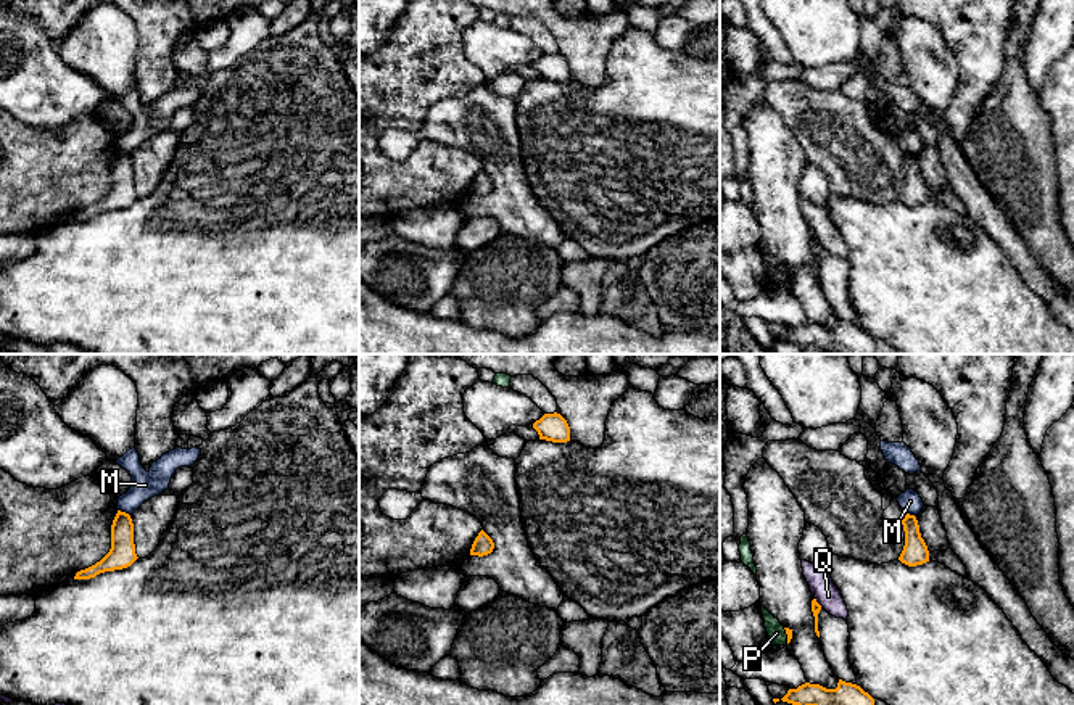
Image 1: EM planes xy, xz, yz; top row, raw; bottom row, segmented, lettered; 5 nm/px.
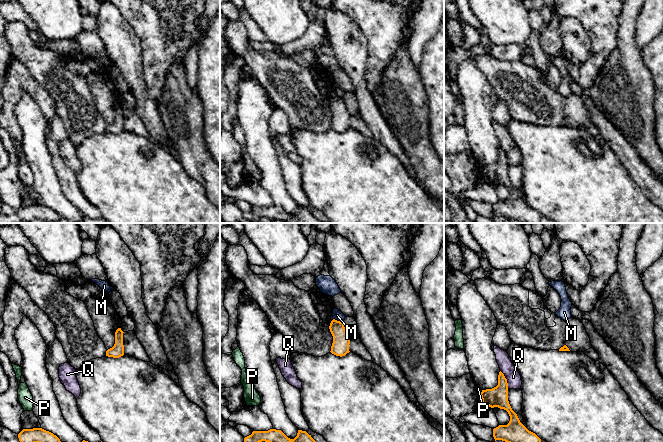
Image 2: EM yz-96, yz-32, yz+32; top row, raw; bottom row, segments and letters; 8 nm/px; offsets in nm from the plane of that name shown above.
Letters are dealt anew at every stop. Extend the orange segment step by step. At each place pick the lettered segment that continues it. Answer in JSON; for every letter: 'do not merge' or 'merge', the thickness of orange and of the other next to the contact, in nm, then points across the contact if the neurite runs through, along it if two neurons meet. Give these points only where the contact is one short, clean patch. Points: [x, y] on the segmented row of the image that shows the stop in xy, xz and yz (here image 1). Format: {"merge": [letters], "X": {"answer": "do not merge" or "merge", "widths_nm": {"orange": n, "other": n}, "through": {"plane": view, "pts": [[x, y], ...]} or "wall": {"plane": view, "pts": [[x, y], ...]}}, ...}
{"merge": [], "M": {"answer": "do not merge", "widths_nm": {"orange": 130, "other": 140}, "wall": {"plane": "xy", "pts": [[118, 509], [129, 515]]}}, "P": {"answer": "do not merge", "widths_nm": {"orange": 30, "other": 90}, "wall": {"plane": "yz", "pts": [[783, 628], [788, 643]]}}, "Q": {"answer": "do not merge", "widths_nm": {"orange": 50, "other": 120}}}

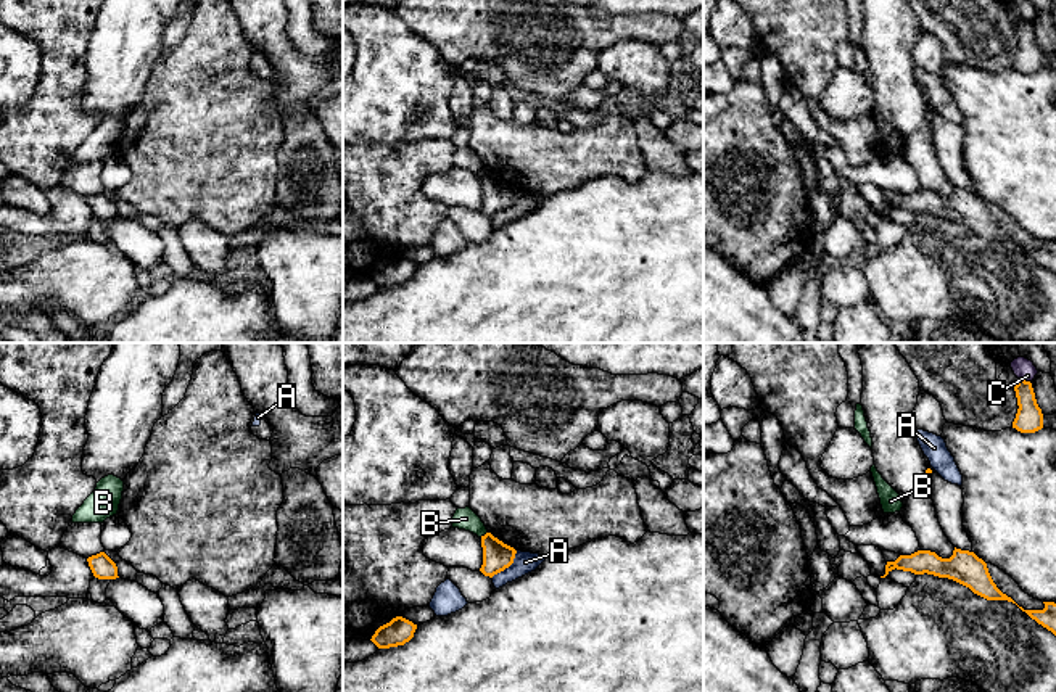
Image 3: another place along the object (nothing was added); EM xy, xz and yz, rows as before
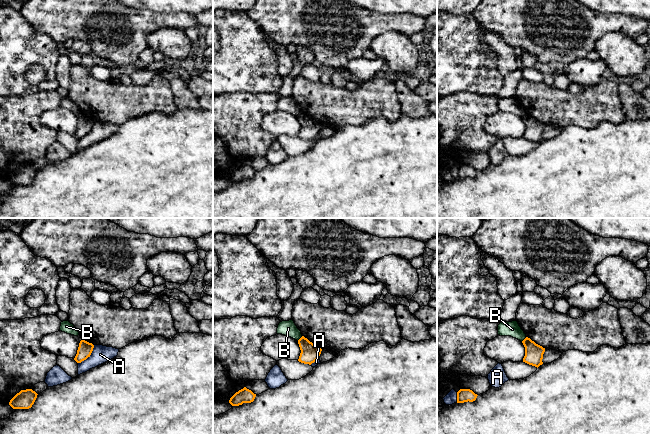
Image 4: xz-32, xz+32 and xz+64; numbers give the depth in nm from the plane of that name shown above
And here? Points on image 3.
{"merge": [], "A": {"answer": "do not merge", "widths_nm": {"orange": 140, "other": 110}}, "B": {"answer": "do not merge", "widths_nm": {"orange": 140, "other": 110}, "wall": {"plane": "xz", "pts": [[486, 531], [480, 536]]}}, "C": {"answer": "do not merge", "widths_nm": {"orange": 140, "other": 100}, "wall": {"plane": "yz", "pts": [[1019, 377], [1029, 382]]}}}

